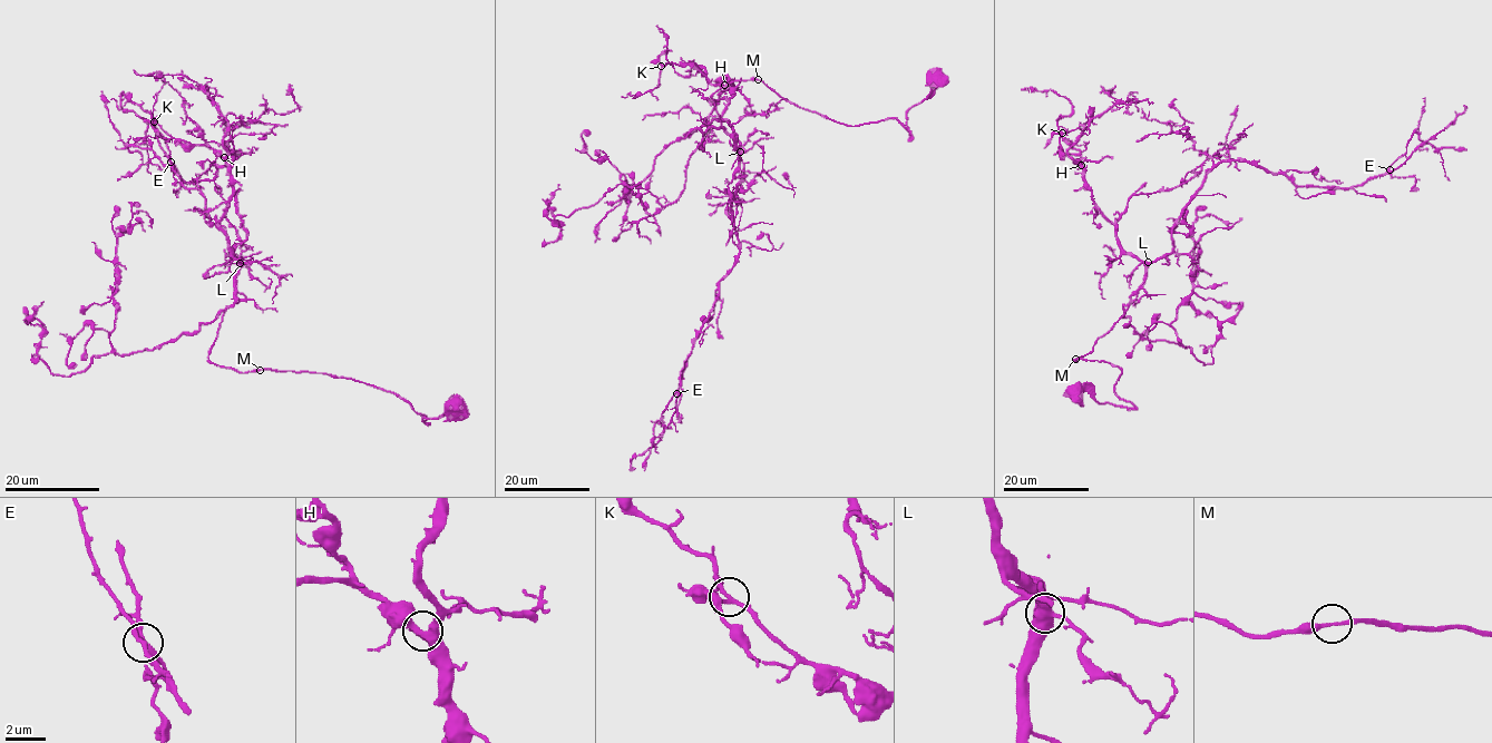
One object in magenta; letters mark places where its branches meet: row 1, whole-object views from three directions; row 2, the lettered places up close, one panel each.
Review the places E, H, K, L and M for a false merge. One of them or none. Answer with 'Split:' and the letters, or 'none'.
Split: none

